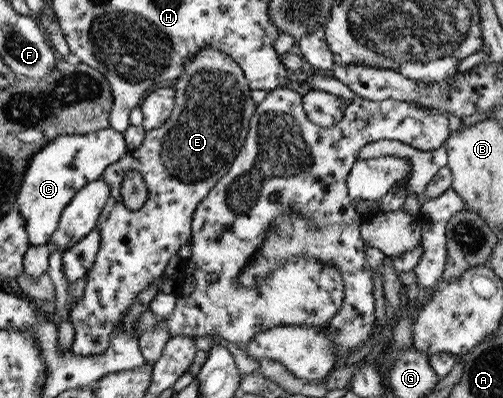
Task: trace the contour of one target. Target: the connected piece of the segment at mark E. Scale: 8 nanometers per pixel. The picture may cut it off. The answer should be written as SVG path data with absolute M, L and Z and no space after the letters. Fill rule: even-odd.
M217 48L199 50L185 65L183 74L172 86L174 90L173 110L166 122L143 135L139 145L128 149L127 153L112 166L105 167L100 178L109 188L109 197L101 207L97 217L95 230L99 232L99 247L91 267L86 272L87 281L79 301L68 312L69 321L73 325L73 342L69 349L72 354L88 356L98 354L107 347L109 333L121 321L123 313L129 311L133 297L143 291L151 281L163 273L167 260L177 254L181 245L191 244L191 219L197 204L217 183L230 163L239 153L248 131L248 120L255 112L255 103L249 97L249 87L238 64ZM125 171L139 171L141 179L147 187L147 198L137 210L129 210L123 206L119 196L119 185Z

